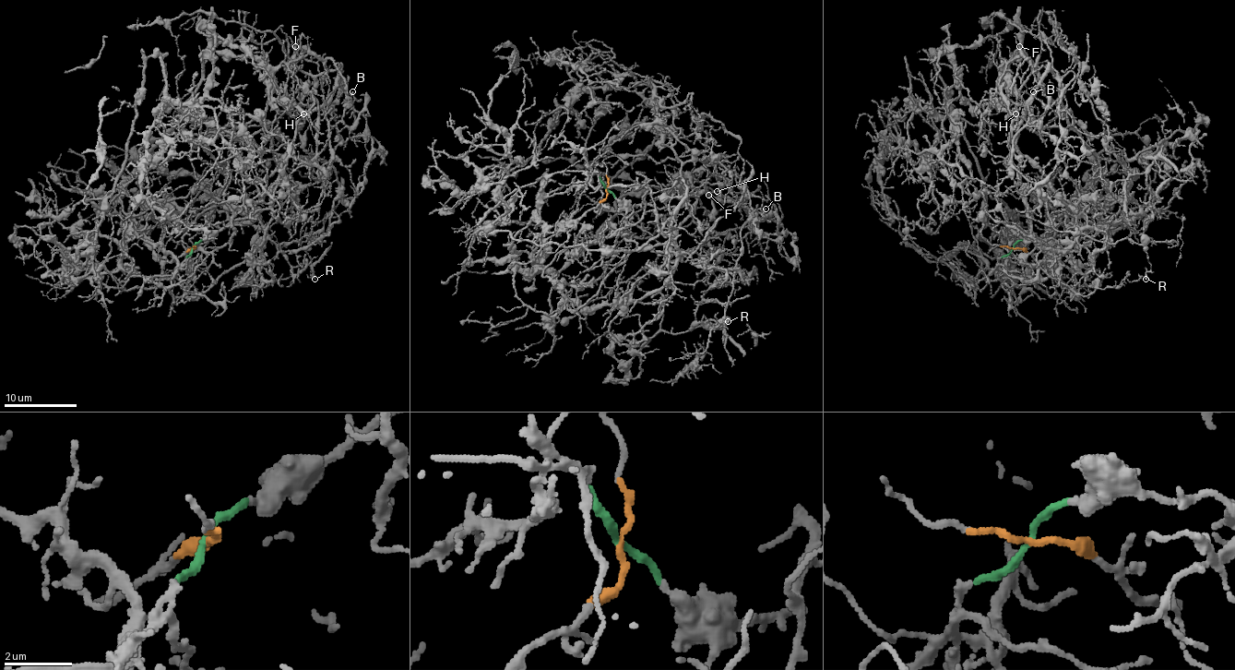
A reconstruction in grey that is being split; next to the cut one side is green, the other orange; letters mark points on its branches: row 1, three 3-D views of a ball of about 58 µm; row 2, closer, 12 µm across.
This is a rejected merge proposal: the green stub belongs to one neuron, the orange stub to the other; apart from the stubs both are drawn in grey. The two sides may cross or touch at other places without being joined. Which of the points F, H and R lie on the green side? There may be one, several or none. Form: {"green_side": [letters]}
{"green_side": ["R"]}

